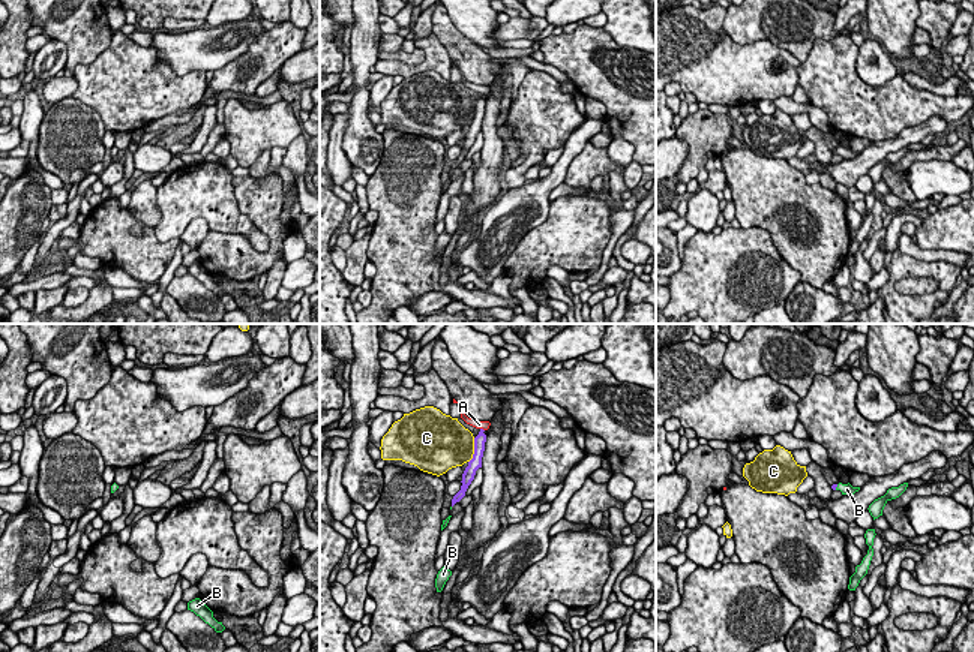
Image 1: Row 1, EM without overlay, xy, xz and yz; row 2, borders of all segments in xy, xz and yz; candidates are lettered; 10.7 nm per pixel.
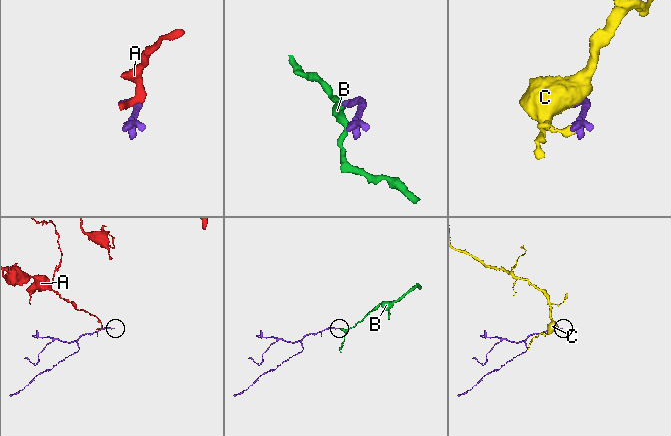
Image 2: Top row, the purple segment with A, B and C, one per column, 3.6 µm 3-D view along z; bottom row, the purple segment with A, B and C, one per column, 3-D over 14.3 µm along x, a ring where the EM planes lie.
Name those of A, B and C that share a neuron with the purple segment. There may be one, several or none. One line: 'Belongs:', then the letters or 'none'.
Belongs: B

